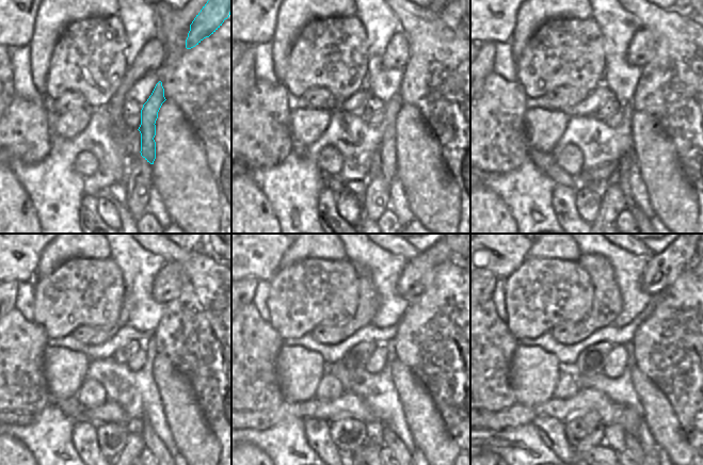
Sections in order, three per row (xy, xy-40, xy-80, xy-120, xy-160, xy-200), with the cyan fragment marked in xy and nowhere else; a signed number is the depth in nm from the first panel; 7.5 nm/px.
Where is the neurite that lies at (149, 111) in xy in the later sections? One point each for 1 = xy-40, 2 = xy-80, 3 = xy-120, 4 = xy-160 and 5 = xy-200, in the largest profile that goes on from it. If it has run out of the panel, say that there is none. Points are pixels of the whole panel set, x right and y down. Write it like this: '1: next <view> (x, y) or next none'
1: next xy-40 (387, 154)
2: next xy-80 (622, 176)
3: next xy-120 (152, 441)
4: next xy-160 (390, 441)
5: next xy-200 (633, 444)

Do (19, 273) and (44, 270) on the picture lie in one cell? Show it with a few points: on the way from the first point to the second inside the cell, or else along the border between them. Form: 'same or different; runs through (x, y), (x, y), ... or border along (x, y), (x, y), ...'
different; border along (45, 247), (41, 253), (36, 273), (31, 281)

